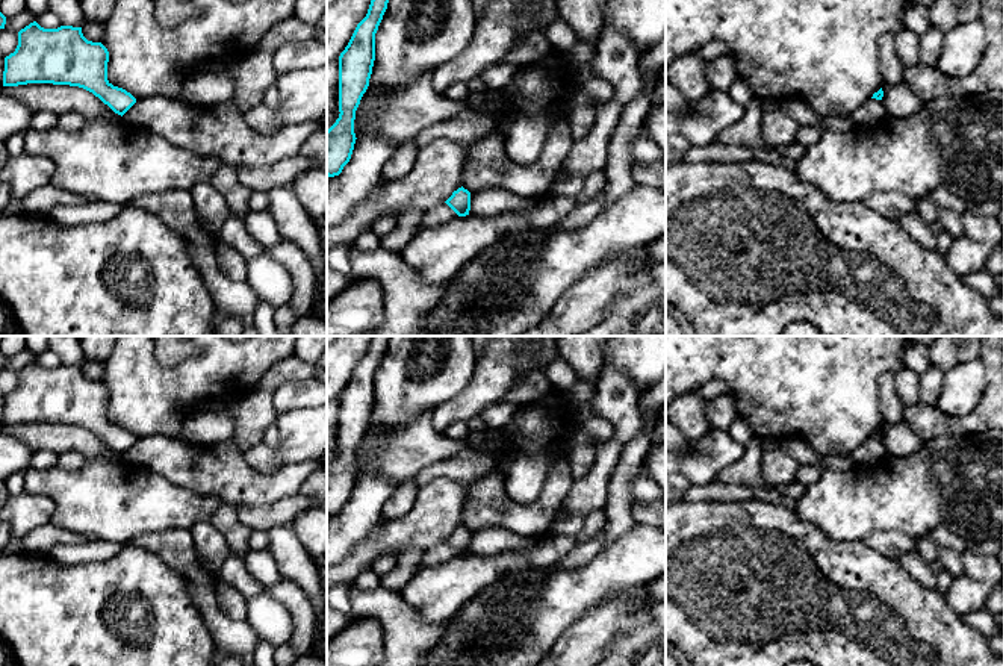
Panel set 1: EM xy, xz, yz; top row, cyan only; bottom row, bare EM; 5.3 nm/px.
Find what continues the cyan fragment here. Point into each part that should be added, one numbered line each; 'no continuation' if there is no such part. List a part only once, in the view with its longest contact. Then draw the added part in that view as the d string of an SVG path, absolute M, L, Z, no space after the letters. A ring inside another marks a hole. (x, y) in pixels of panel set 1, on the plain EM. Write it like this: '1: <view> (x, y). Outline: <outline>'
no continuation

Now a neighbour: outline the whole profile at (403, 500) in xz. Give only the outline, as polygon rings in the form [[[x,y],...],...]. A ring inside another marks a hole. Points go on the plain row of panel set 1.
[[[415,478],[396,484],[395,492],[381,510],[383,519],[402,518],[410,513],[418,496],[418,487]]]

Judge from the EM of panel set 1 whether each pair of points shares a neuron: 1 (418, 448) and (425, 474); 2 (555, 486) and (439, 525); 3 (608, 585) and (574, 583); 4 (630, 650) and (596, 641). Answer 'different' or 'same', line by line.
1: different
2: different
3: same
4: different

